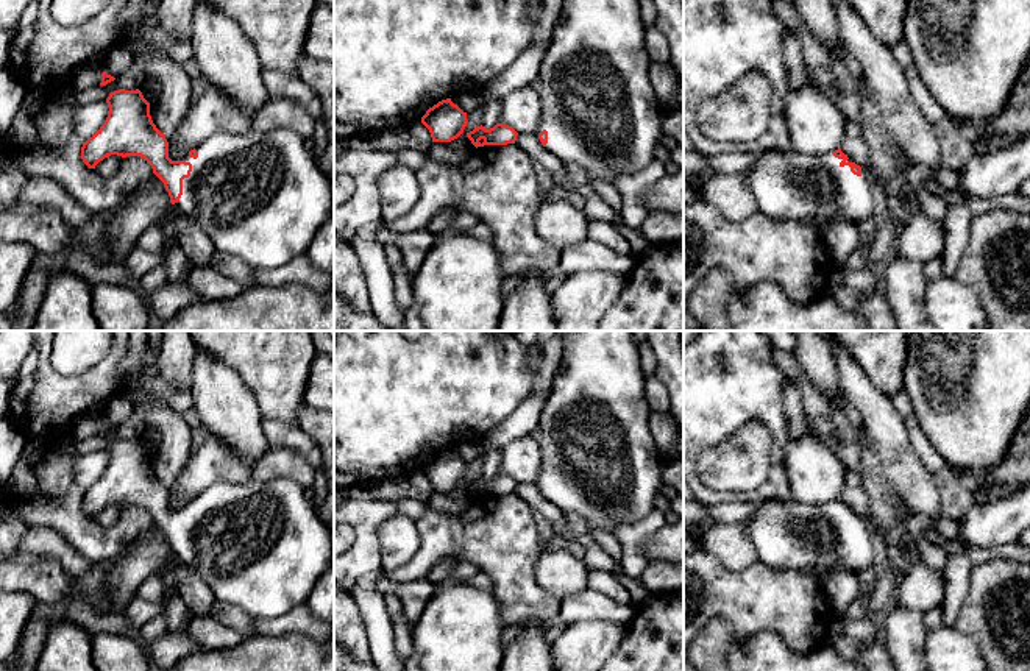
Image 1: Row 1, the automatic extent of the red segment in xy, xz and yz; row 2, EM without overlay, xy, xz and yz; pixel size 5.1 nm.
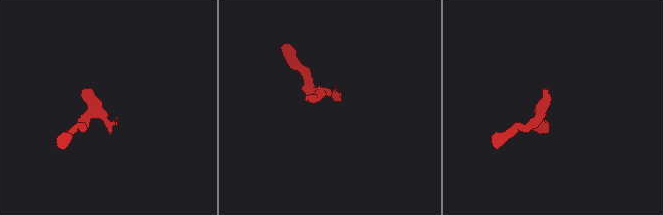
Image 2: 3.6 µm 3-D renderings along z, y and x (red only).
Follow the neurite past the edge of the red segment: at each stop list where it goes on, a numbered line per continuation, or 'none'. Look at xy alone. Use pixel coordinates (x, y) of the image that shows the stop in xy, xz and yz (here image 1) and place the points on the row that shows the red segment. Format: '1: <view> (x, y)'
1: xy (261, 197)

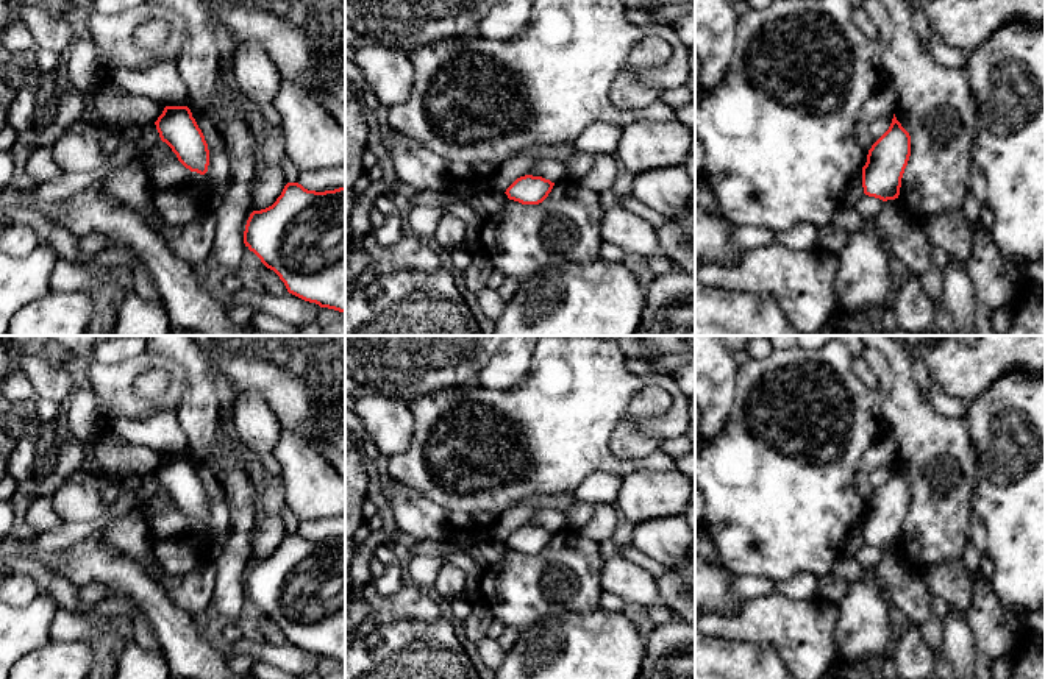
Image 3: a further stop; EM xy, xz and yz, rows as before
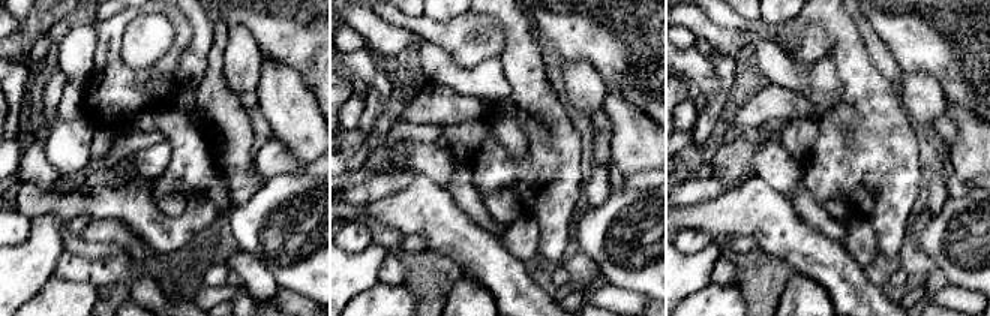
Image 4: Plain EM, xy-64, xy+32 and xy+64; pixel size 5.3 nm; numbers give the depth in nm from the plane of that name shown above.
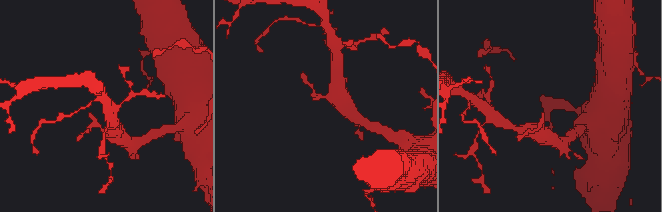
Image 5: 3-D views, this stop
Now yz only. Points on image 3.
none

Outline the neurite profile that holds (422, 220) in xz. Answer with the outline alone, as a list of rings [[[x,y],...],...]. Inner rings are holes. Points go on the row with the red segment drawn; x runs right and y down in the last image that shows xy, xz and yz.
[[[412,206],[408,215],[408,233],[433,242],[439,220],[447,211],[444,206]]]

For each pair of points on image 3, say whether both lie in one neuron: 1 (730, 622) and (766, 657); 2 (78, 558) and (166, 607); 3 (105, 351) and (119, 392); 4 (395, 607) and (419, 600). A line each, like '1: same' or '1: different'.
1: different
2: same
3: different
4: same

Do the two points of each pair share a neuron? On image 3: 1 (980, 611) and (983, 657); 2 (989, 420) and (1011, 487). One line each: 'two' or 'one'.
1: one
2: one

